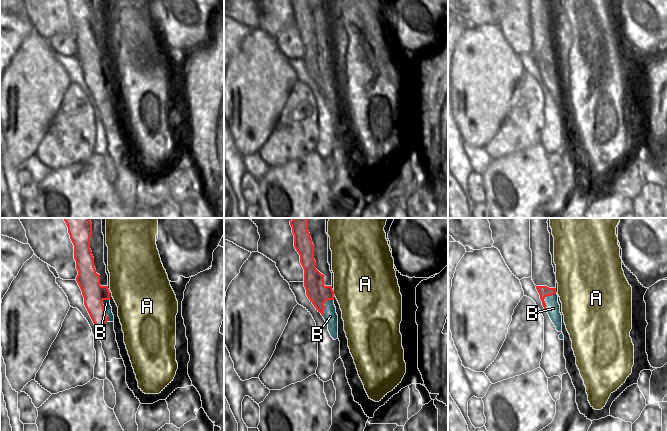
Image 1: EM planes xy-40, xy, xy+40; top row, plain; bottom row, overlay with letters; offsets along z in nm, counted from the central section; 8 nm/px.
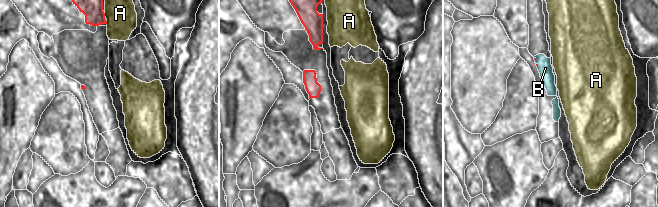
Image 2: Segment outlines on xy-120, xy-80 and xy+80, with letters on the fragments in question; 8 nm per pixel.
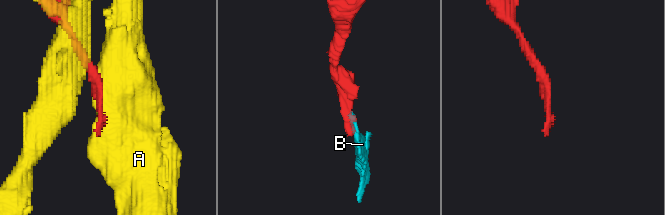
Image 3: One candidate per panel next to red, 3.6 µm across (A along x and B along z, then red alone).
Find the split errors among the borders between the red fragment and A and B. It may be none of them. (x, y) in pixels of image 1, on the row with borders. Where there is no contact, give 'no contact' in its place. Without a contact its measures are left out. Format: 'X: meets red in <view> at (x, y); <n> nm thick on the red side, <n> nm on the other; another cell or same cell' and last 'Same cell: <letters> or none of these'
A: meets red in xy at (333, 293); 170 nm thick on the red side, 480 nm on the other; another cell
B: meets red in xy-40 at (104, 310); 170 nm thick on the red side, 60 nm on the other; another cell
Same cell: none of these

